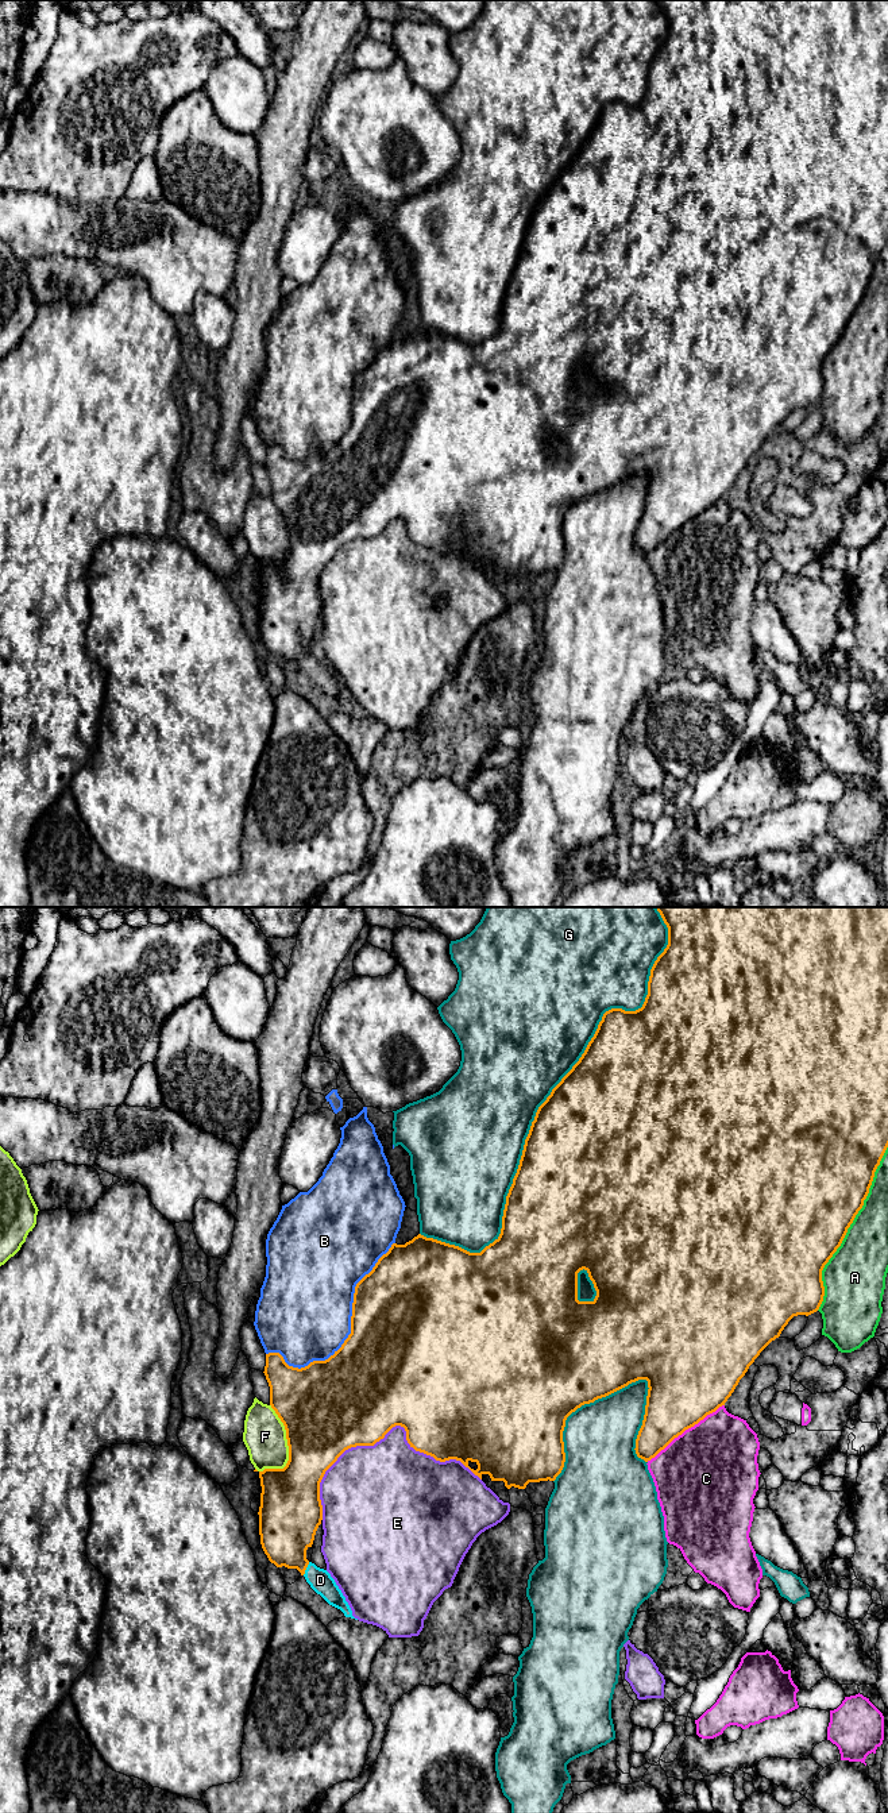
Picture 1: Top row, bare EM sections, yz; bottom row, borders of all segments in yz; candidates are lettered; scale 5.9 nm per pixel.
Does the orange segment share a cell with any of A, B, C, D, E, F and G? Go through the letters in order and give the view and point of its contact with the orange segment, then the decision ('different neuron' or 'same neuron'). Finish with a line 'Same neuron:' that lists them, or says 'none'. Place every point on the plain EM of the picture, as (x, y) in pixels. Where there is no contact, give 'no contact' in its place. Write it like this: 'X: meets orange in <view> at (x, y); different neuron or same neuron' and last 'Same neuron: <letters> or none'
A: meets orange in yz at (848, 320); different neuron
B: meets orange in yz at (351, 425); different neuron
C: meets orange in yz at (684, 523); different neuron
D: meets orange in yz at (305, 662); same neuron
E: meets orange in yz at (383, 529); different neuron
F: meets orange in yz at (289, 540); different neuron
G: meets orange in yz at (549, 188); different neuron
Same neuron: D

